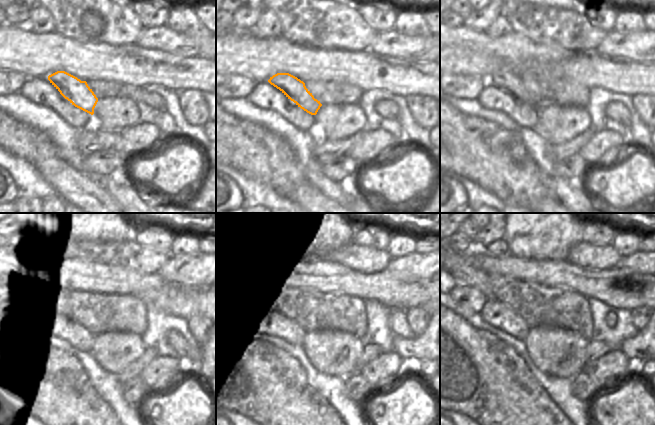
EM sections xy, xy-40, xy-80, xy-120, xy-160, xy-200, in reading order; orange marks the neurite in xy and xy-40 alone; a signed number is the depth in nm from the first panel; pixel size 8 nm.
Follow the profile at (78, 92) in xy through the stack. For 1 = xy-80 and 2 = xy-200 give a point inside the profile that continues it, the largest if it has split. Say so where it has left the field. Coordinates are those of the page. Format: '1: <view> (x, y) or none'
1: xy-80 (503, 77)
2: xy-200 (462, 269)

